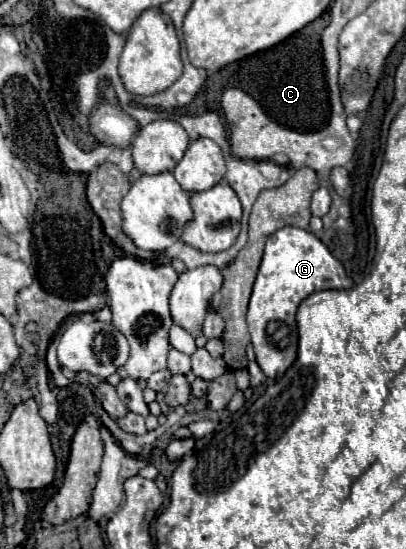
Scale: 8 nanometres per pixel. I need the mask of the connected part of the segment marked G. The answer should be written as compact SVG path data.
M283 227L277 233L269 235L265 241L265 253L261 259L261 267L253 285L253 295L249 301L249 311L247 311L247 325L249 325L249 335L251 343L257 355L257 363L261 371L267 375L267 379L277 379L281 377L295 361L297 355L297 323L295 323L295 313L299 303L315 293L315 291L325 291L325 289L351 289L353 281L347 277L343 265L329 253L329 249L315 237L315 233L299 227Z

